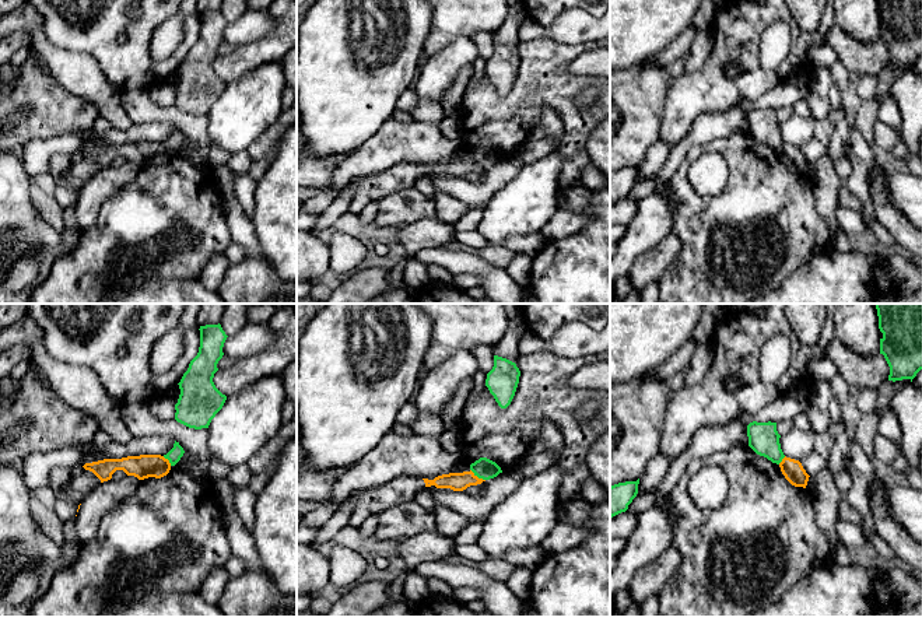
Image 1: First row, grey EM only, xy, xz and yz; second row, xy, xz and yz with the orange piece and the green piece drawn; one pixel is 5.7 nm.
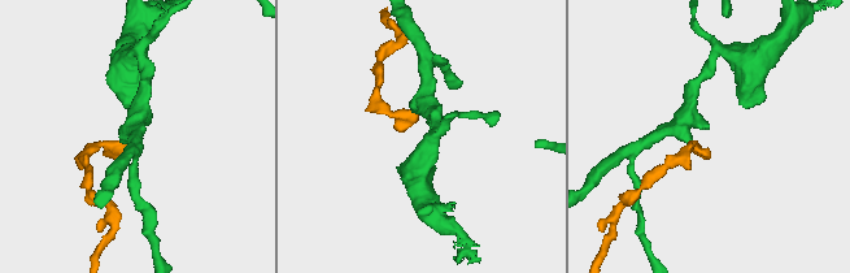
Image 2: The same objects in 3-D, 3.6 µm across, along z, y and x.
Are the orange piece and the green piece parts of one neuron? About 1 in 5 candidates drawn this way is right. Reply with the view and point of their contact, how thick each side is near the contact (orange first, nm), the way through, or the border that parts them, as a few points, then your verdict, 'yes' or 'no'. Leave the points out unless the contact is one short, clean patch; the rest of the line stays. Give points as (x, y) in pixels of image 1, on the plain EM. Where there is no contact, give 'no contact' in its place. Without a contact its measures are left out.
contact xz (476, 162); calibres 110 and 120 nm; border xz (470, 155), (484, 167); no

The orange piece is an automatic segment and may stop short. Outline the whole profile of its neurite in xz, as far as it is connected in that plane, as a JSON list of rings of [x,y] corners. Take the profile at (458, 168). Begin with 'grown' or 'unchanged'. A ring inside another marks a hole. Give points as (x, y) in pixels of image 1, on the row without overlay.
grown; [[[470,157],[442,161],[434,166],[396,165],[379,173],[360,176],[350,182],[354,185],[354,192],[347,211],[360,215],[369,203],[381,200],[390,193],[414,187],[416,180],[424,173],[435,172],[437,175],[463,178],[467,173],[481,171],[483,168],[485,166],[478,165]]]

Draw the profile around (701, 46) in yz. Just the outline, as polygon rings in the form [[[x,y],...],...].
[[[708,29],[700,31],[691,43],[691,49],[686,59],[684,73],[701,69],[712,50],[712,41]]]

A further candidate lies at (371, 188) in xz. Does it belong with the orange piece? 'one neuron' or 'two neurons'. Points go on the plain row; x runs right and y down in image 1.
one neuron

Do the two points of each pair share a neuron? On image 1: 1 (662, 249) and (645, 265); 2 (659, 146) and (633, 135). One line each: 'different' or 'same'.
1: same
2: different

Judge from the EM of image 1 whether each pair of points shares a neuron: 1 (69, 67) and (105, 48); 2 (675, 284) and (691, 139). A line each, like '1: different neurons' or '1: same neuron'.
1: different neurons
2: different neurons

